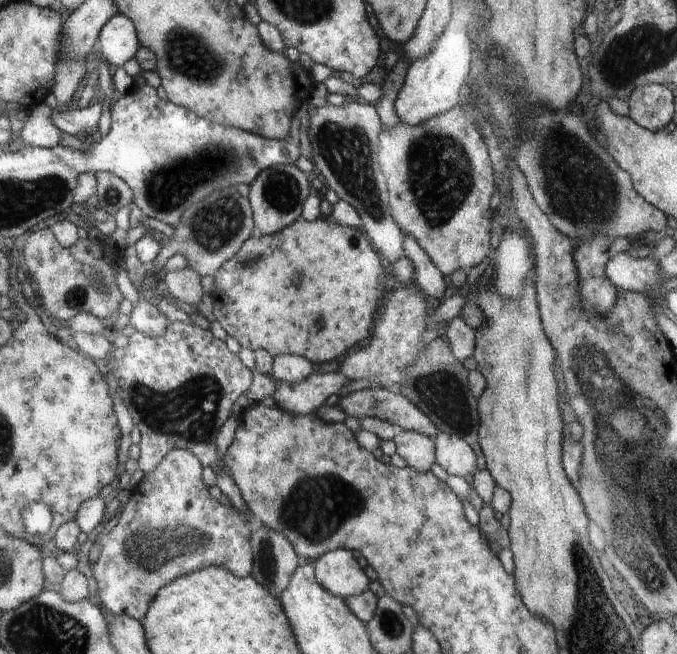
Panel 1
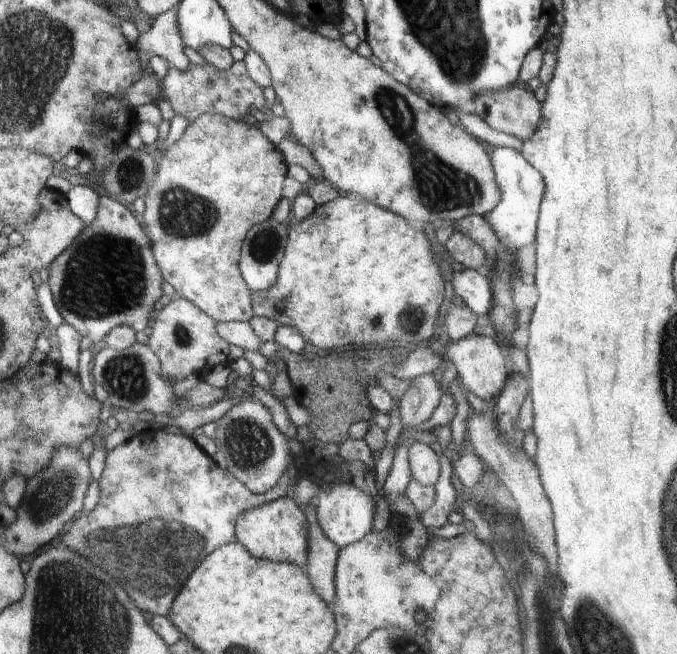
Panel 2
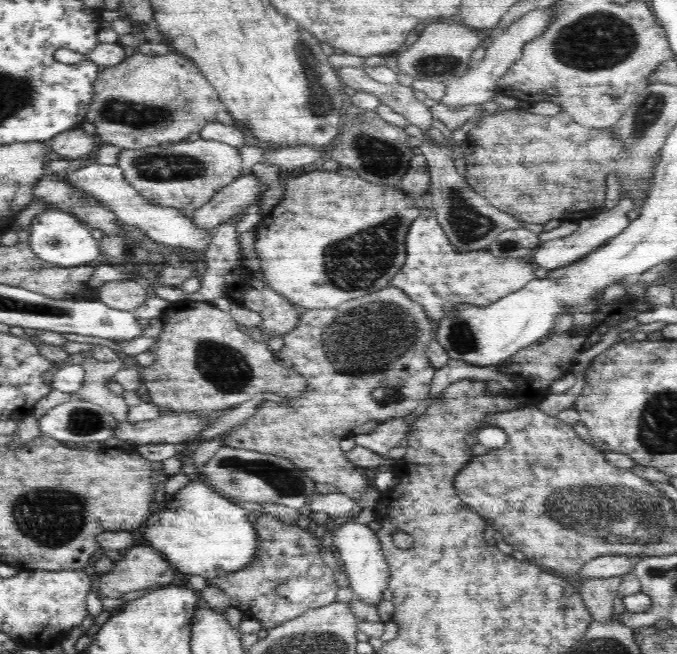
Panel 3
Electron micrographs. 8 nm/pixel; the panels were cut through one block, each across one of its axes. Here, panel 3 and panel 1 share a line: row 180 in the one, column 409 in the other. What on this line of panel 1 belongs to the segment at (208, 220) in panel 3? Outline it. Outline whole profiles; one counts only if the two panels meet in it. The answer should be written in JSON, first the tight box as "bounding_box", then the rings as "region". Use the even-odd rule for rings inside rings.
{"bounding_box":[402,233,447,302],"region":[[[403,233],[402,244],[403,254],[412,261],[419,287],[431,300],[437,298],[442,302],[446,298],[444,294],[447,291],[444,275],[412,235]]]}

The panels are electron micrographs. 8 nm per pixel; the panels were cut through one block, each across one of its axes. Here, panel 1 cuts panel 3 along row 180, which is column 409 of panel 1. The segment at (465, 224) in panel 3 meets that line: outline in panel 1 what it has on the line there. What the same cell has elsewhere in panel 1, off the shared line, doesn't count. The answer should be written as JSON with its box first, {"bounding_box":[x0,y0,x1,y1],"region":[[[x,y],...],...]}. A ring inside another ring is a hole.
{"bounding_box":[393,430,435,473],"region":[[[401,430],[393,438],[398,456],[402,456],[408,467],[427,473],[435,463],[434,439],[416,431]]]}

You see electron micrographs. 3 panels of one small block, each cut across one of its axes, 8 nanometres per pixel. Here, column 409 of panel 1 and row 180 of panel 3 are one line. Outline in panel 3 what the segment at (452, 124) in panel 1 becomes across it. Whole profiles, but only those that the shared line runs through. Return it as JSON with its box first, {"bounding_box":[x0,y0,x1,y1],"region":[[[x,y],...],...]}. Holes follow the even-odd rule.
{"bounding_box":[116,139,243,220],"region":[[[203,139],[166,143],[141,150],[124,149],[116,165],[123,170],[125,181],[146,200],[180,209],[190,220],[199,206],[243,174],[243,161],[236,147]]]}

